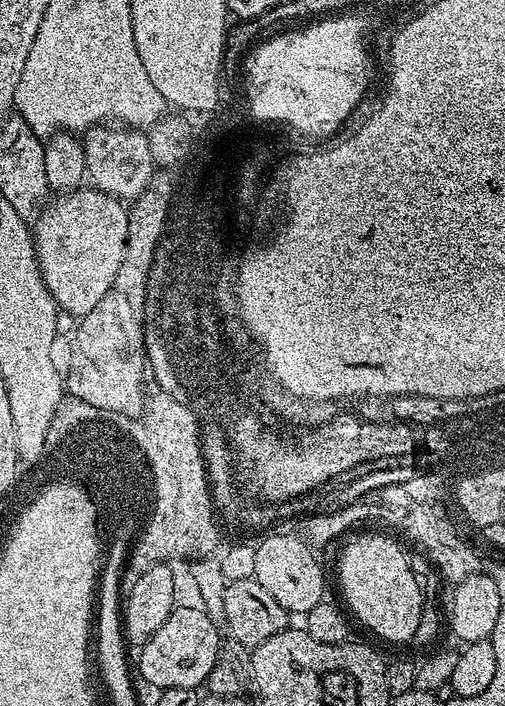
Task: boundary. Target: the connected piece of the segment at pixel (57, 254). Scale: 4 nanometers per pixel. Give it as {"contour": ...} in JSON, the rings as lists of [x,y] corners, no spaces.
{"contour":[[[91,186],[57,195],[55,199],[34,221],[34,227],[31,229],[32,245],[36,248],[36,258],[44,284],[50,290],[57,309],[61,313],[69,312],[73,318],[79,318],[90,314],[90,310],[94,310],[94,306],[102,302],[102,298],[113,285],[114,278],[118,274],[118,267],[122,266],[122,254],[126,250],[126,234],[128,233],[128,208],[117,198],[108,196]]]}

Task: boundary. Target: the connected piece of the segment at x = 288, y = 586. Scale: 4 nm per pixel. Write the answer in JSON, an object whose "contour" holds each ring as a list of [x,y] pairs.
{"contour":[[[288,532],[272,535],[265,535],[261,539],[265,540],[255,545],[254,578],[274,597],[274,602],[278,602],[278,606],[285,608],[289,614],[307,614],[326,596],[324,572],[316,561],[317,553],[303,539]]]}

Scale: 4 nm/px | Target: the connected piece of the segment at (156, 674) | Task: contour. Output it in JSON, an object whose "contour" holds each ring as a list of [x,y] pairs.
{"contour":[[[175,607],[170,618],[139,649],[140,676],[156,690],[165,688],[199,689],[207,681],[210,670],[219,661],[217,631],[207,618],[203,608],[184,609]]]}

